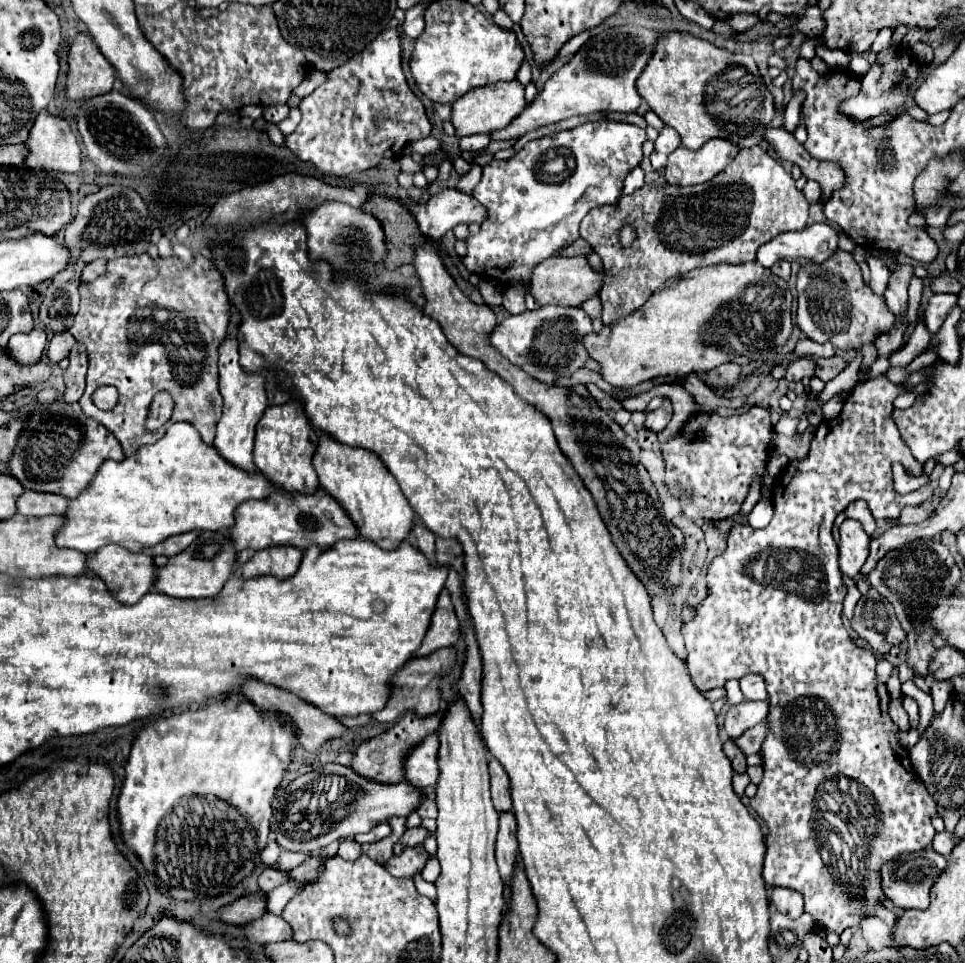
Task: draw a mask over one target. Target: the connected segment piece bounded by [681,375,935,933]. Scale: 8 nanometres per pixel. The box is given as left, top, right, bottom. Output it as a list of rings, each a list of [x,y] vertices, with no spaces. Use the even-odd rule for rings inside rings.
[[[879,375],[875,379],[869,379],[869,381],[861,383],[861,385],[857,385],[857,389],[845,401],[841,413],[835,419],[823,421],[815,429],[815,437],[811,441],[811,449],[809,449],[807,459],[789,463],[783,469],[783,473],[779,475],[779,485],[775,485],[775,491],[773,491],[773,509],[775,509],[775,513],[773,513],[771,523],[765,529],[753,529],[749,525],[735,525],[735,529],[731,531],[731,535],[727,539],[727,549],[709,563],[709,571],[707,571],[707,589],[709,589],[709,593],[707,593],[707,597],[697,605],[697,613],[695,613],[693,621],[685,623],[683,629],[681,629],[683,637],[685,637],[685,649],[687,649],[687,669],[689,669],[689,675],[691,675],[693,683],[695,683],[695,687],[699,691],[709,691],[709,689],[715,689],[715,687],[723,687],[725,681],[741,679],[743,675],[749,675],[749,673],[757,673],[757,675],[761,675],[765,679],[767,693],[769,693],[769,705],[771,705],[769,717],[767,717],[769,733],[767,733],[767,737],[763,741],[763,749],[761,749],[765,777],[763,777],[763,781],[757,787],[755,799],[749,801],[751,809],[755,813],[759,813],[761,819],[767,825],[767,837],[765,837],[767,851],[765,851],[765,861],[763,861],[763,879],[765,879],[765,883],[769,887],[781,885],[781,887],[789,887],[789,889],[799,891],[805,897],[805,911],[813,915],[815,923],[819,923],[827,931],[837,931],[837,933],[841,933],[845,927],[859,925],[863,915],[867,915],[869,909],[873,909],[873,905],[879,905],[877,897],[883,895],[879,867],[883,863],[895,859],[897,855],[905,853],[905,851],[915,853],[915,851],[921,851],[921,849],[929,847],[933,835],[935,835],[935,829],[931,825],[931,815],[935,813],[935,801],[929,795],[929,791],[925,789],[923,781],[913,771],[913,767],[909,763],[909,757],[907,757],[909,753],[899,745],[899,741],[895,737],[897,725],[891,721],[891,717],[887,713],[889,691],[887,691],[887,687],[883,683],[879,683],[879,679],[875,675],[875,663],[877,663],[875,655],[871,651],[867,651],[867,649],[859,649],[853,643],[853,639],[847,635],[847,629],[845,629],[843,621],[841,621],[841,609],[843,609],[843,599],[847,595],[847,587],[845,587],[845,583],[841,579],[841,571],[839,571],[839,563],[837,563],[839,549],[837,549],[837,543],[835,543],[835,539],[831,535],[831,527],[835,523],[835,517],[841,511],[845,511],[851,501],[863,499],[863,501],[869,503],[869,509],[871,509],[875,519],[893,519],[895,521],[899,517],[899,513],[903,511],[903,507],[907,507],[907,505],[921,505],[921,503],[925,503],[933,495],[933,487],[931,485],[923,485],[921,489],[917,489],[913,493],[907,493],[907,495],[899,495],[893,489],[893,477],[891,477],[891,463],[893,461],[899,461],[913,475],[921,475],[921,469],[923,469],[915,461],[891,418],[893,399],[899,393],[905,393],[905,391],[901,387],[893,385],[891,381],[887,381],[883,375]],[[723,597],[751,597],[751,603],[747,601],[745,605],[731,605],[729,599],[723,599]],[[727,617],[753,617],[753,625],[751,623],[749,625],[747,623],[739,625],[739,621],[731,623]]]

